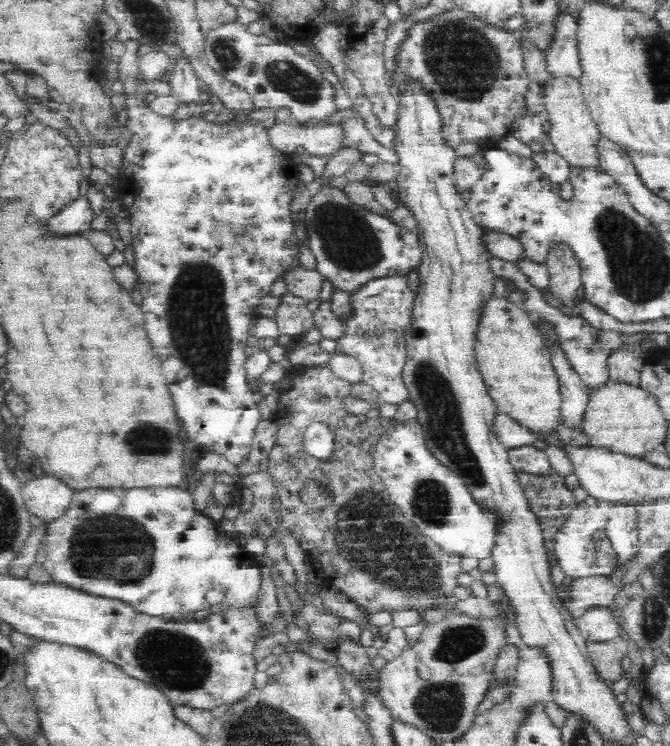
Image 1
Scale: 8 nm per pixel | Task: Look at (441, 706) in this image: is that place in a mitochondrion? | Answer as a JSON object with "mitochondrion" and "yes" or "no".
{"mitochondrion":"yes"}

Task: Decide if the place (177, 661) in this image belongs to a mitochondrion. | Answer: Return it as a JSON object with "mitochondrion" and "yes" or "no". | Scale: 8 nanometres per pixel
{"mitochondrion":"yes"}

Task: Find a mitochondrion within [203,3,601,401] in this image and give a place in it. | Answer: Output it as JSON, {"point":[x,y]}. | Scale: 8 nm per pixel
{"point":[463,63]}

